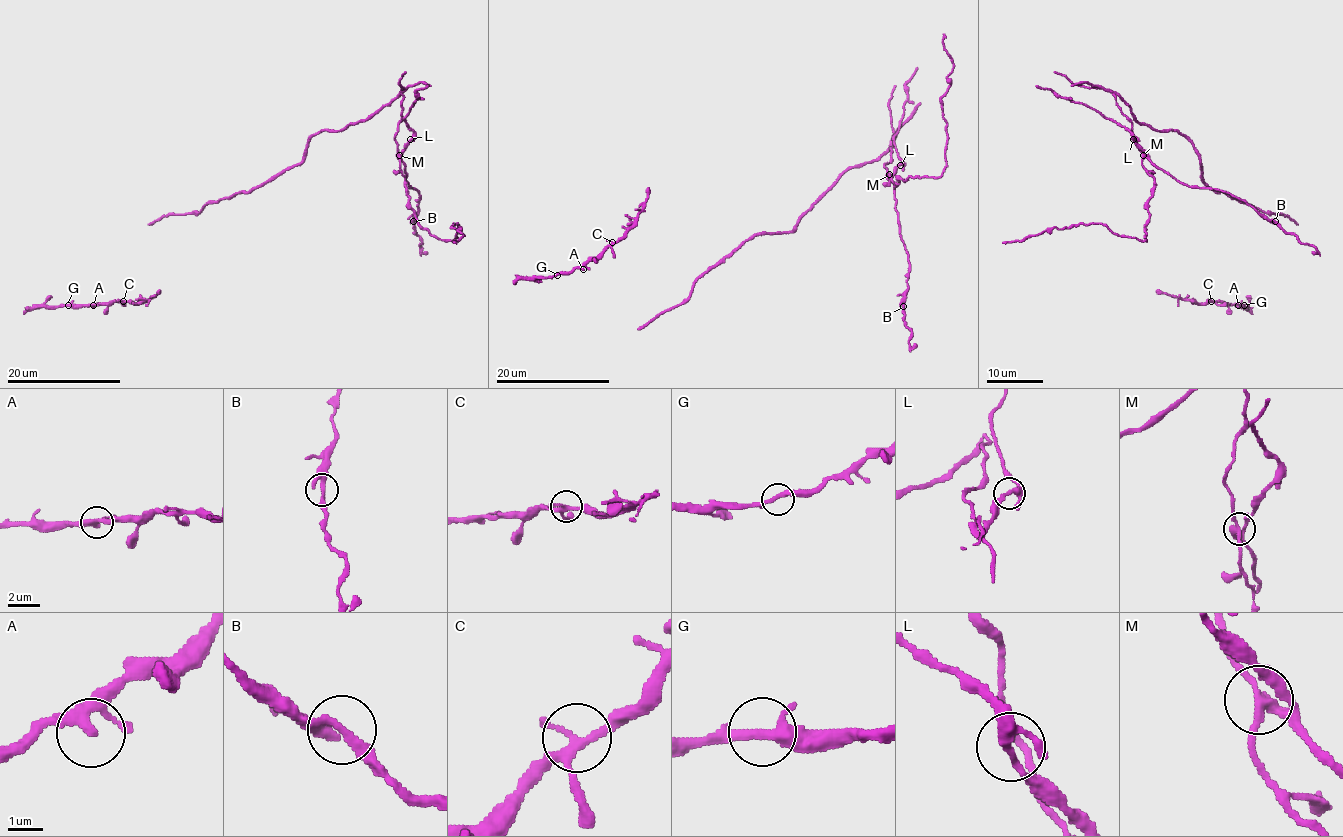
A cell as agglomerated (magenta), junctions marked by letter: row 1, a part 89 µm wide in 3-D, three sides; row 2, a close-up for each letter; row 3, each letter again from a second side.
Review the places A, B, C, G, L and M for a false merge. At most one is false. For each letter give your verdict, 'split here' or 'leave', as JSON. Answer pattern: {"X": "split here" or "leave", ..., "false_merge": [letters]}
{"A": "leave", "B": "leave", "C": "leave", "G": "leave", "L": "leave", "M": "split here", "false_merge": ["M"]}

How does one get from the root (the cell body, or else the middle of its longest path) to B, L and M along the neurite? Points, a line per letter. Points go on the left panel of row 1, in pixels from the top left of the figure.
B: (318, 132), (341, 131), (369, 119), (401, 94), (396, 156), (405, 166), (408, 184), (419, 193), (413, 221)
L: (318, 132), (341, 131), (369, 119), (401, 94), (402, 119), (395, 136), (396, 149), (401, 152), (410, 139)
M: (318, 132), (341, 131), (348, 125), (369, 119), (401, 94), (403, 97), (402, 119), (395, 136), (399, 155)

